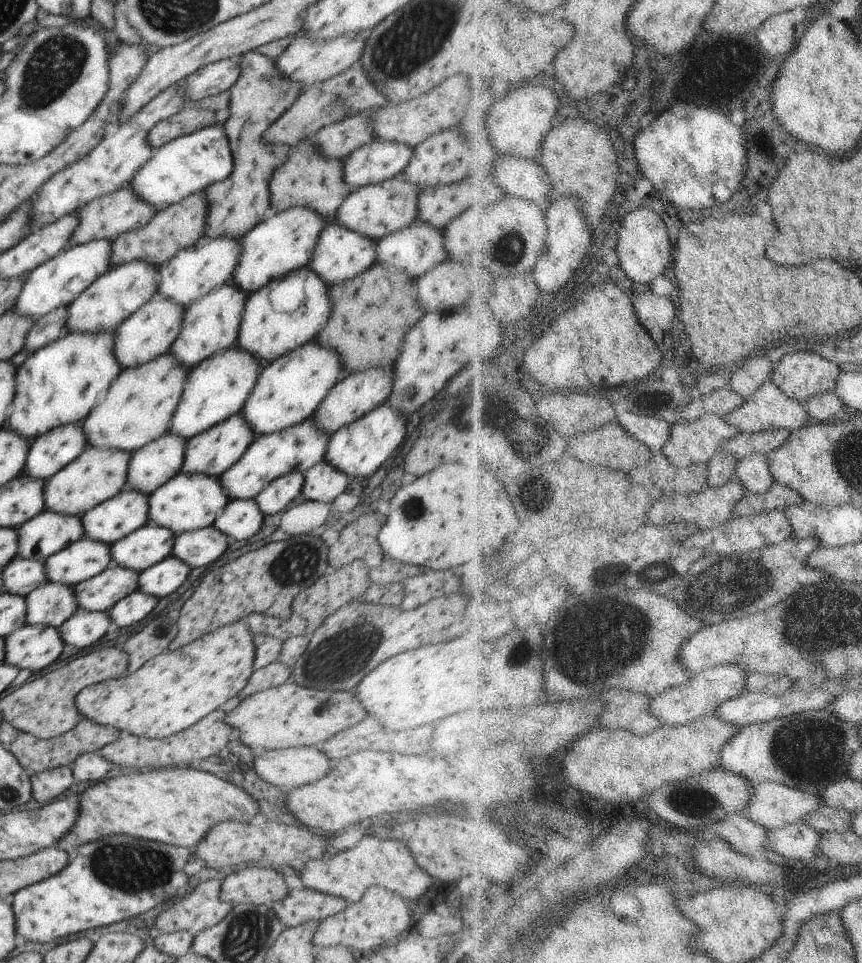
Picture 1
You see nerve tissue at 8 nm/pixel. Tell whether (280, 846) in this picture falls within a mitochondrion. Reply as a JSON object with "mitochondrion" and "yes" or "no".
{"mitochondrion":"no"}

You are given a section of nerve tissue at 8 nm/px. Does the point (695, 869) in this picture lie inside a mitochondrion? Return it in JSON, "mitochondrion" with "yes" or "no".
{"mitochondrion":"no"}

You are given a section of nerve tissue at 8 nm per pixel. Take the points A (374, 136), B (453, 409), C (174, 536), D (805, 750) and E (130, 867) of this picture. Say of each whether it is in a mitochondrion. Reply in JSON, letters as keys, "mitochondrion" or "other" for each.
{"A":"other","B":"mitochondrion","C":"other","D":"mitochondrion","E":"mitochondrion"}

